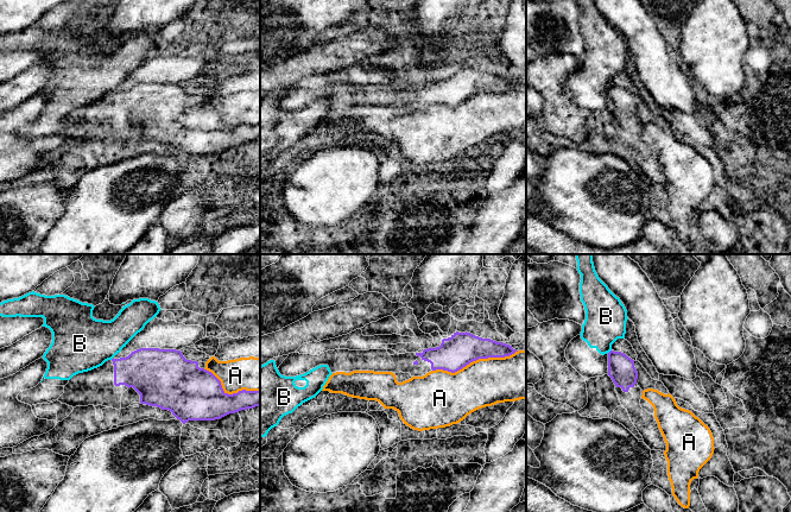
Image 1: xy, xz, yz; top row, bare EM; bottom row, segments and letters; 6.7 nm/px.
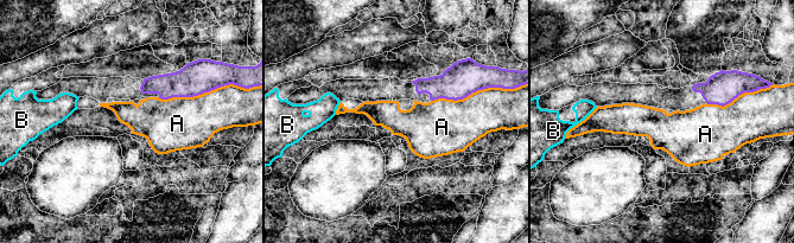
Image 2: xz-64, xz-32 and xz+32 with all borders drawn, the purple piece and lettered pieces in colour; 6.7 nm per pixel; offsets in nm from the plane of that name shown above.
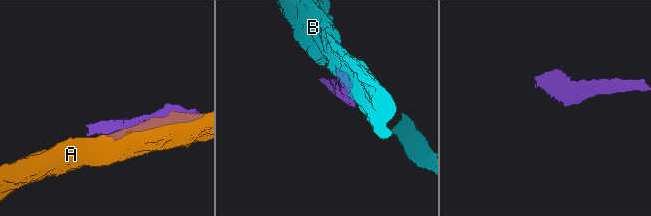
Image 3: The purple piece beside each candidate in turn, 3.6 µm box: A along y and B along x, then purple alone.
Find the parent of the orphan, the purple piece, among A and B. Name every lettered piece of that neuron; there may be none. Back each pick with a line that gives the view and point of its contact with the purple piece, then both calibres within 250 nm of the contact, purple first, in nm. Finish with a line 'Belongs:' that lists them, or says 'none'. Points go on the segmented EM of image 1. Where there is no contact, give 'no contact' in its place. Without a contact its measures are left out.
Belongs: none

